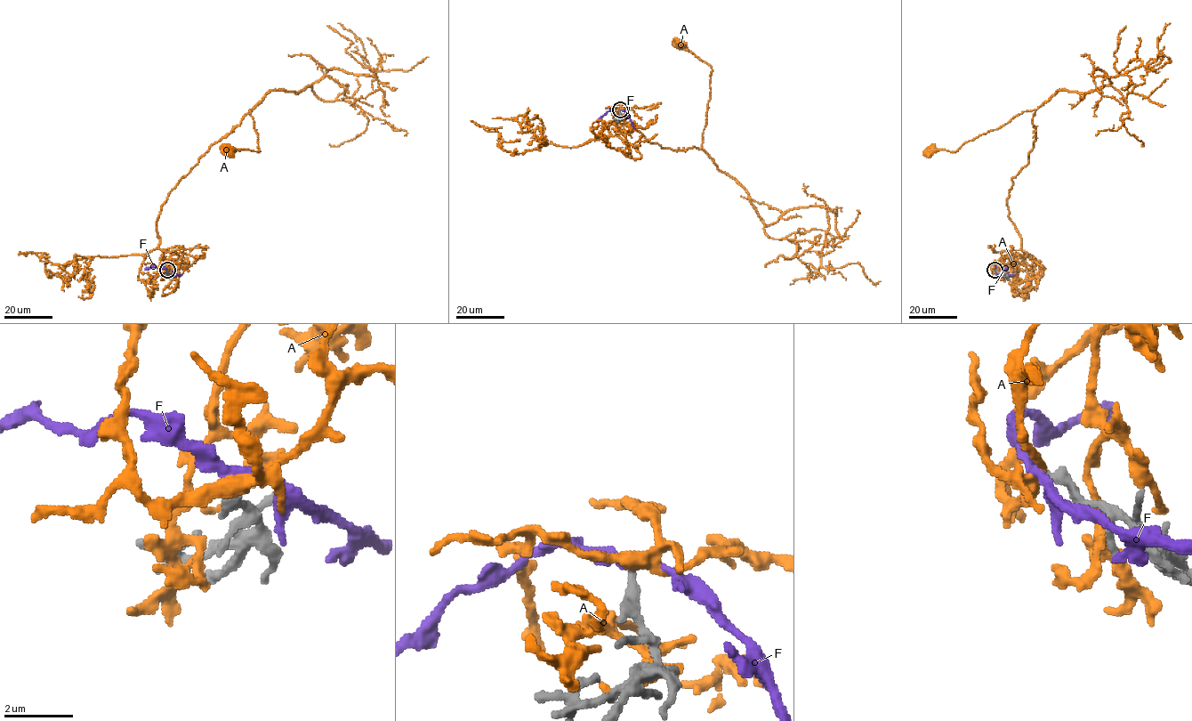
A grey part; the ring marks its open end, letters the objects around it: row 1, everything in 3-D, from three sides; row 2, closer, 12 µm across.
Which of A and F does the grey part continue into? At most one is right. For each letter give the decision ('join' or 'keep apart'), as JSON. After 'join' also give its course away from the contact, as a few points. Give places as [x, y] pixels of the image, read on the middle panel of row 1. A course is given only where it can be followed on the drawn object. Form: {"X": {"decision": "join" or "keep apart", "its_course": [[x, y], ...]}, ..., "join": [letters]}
{"A": {"decision": "join", "its_course": [[619, 109], [612, 109], [611, 135], [608, 125], [618, 121], [663, 148], [702, 149], [712, 67], [680, 44]]}, "F": {"decision": "keep apart"}, "join": ["A"]}

